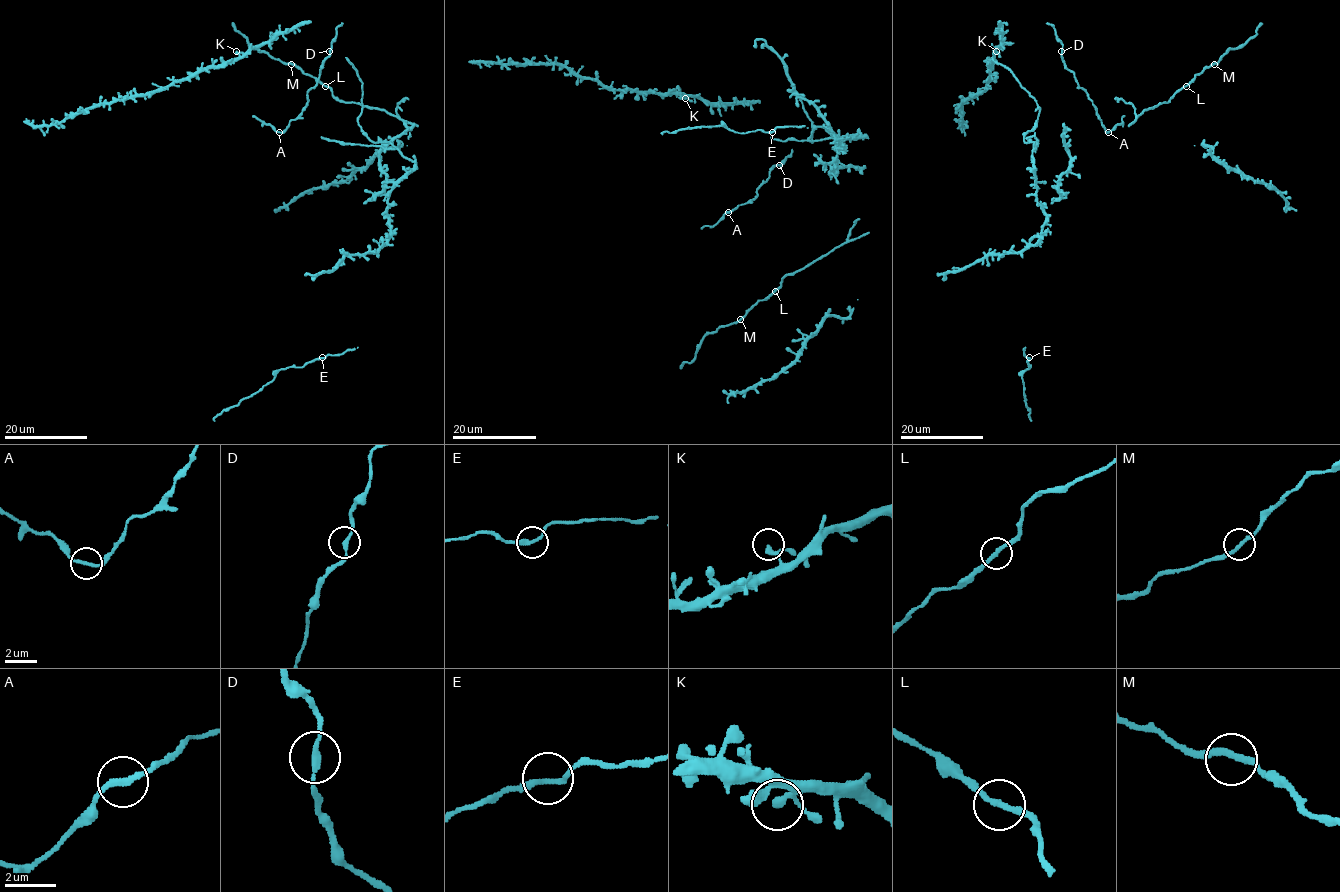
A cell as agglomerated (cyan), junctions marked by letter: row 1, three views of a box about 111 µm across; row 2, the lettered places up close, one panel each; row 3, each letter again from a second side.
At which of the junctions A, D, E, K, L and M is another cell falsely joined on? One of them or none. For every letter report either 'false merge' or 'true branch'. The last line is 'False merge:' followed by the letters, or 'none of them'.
A: true branch
D: true branch
E: true branch
K: true branch
L: true branch
M: true branch
False merge: none of them

